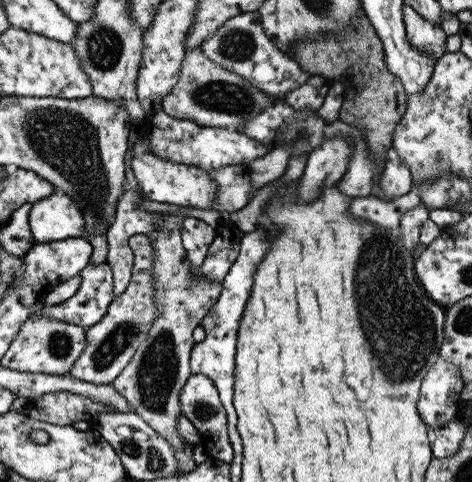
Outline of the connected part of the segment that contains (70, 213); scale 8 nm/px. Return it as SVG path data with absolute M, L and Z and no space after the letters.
M63 192L47 196L32 205L29 225L37 243L78 238L85 231L81 208Z

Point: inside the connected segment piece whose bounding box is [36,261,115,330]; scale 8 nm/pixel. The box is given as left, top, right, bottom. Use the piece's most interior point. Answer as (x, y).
(89, 305)

